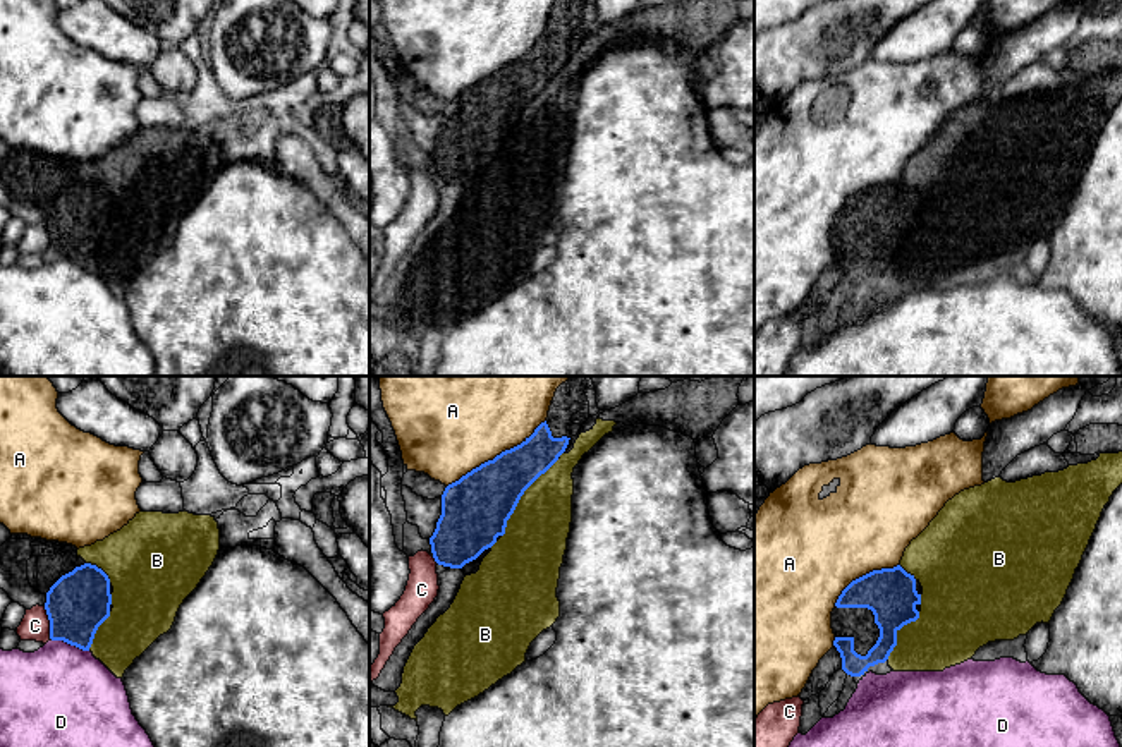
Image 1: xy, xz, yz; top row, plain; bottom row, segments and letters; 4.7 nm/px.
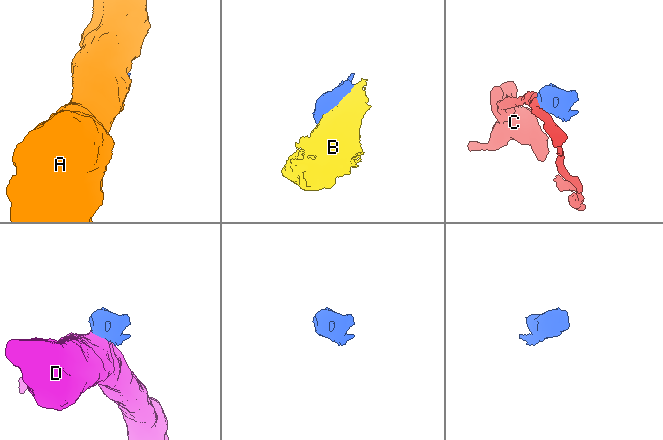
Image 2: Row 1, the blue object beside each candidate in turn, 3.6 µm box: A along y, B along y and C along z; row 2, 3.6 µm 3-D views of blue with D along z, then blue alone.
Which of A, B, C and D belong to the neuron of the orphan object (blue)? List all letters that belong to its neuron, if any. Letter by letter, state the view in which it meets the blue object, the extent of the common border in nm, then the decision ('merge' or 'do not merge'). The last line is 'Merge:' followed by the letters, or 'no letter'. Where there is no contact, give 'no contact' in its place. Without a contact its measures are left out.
A: xz | 550 nm | do not merge
B: xz | 460 nm | merge
C: xy | 170 nm | do not merge
D: xy | 190 nm | do not merge
Merge: B

